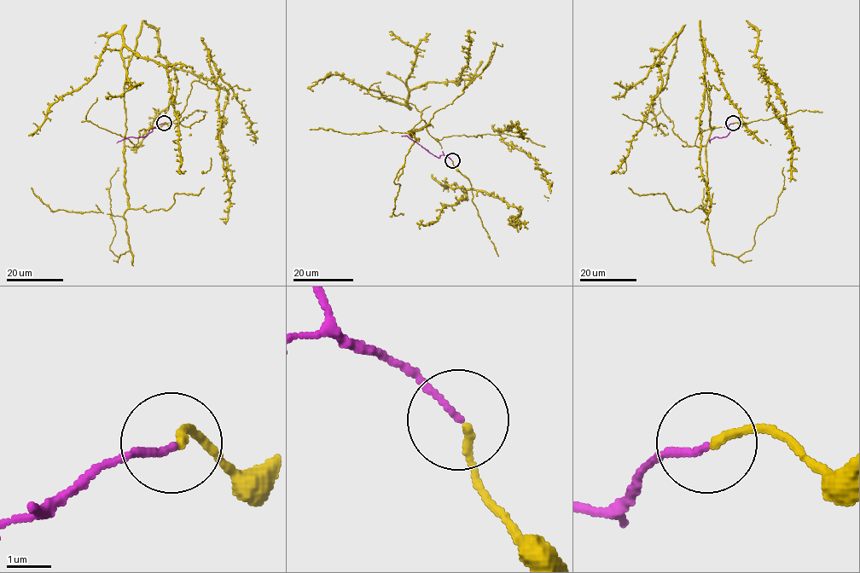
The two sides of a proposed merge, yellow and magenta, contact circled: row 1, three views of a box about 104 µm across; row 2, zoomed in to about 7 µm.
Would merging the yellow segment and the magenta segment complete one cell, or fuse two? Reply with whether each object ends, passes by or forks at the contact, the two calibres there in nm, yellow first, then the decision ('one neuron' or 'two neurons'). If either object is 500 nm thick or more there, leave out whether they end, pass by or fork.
yellow ends | magenta ends | 160/130 nm | one neuron

